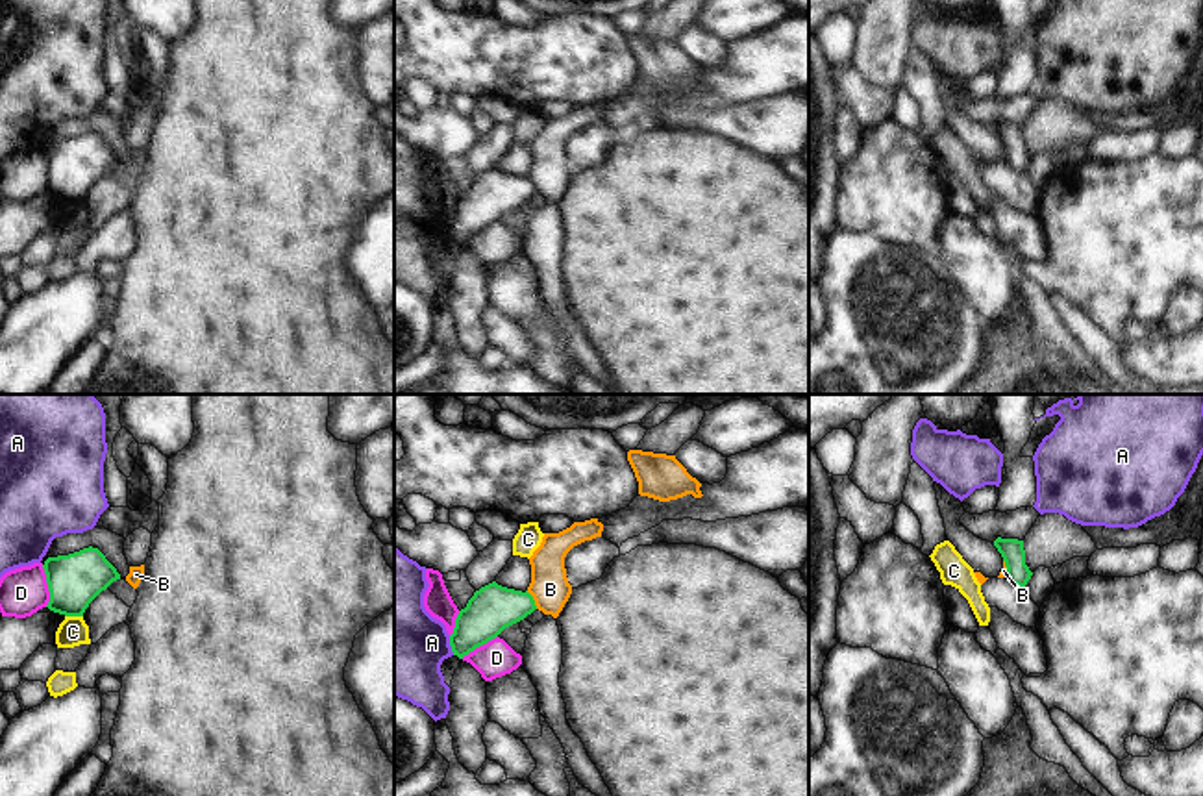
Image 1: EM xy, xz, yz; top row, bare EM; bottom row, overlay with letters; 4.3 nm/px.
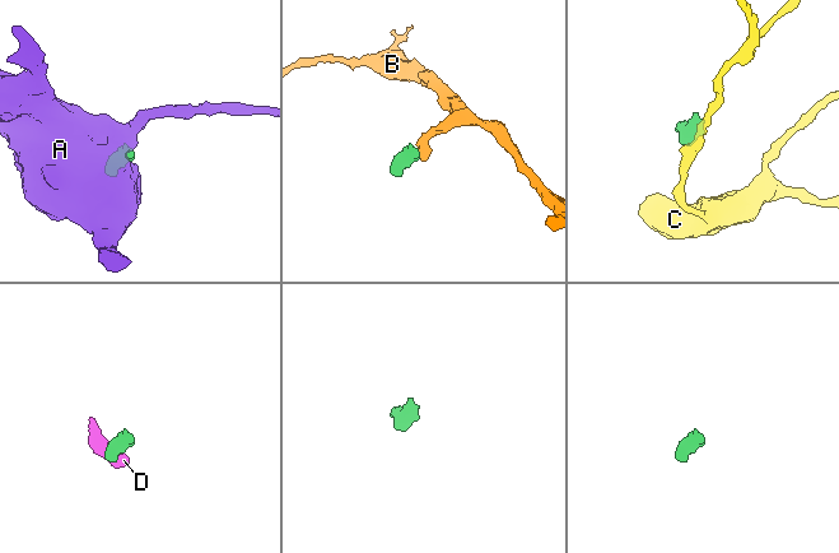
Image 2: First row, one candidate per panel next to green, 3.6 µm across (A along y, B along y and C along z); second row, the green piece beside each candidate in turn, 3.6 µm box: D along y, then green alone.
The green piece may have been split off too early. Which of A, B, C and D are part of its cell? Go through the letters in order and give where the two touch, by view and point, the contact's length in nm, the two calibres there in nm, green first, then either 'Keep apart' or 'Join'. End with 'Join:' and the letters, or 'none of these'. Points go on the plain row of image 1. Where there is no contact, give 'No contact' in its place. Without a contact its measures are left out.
A: Touches green at xz (450, 230). Shared border 90 nm. Thickness 200 nm (green) against 420 nm. Keep apart
B: Touches green at xz (533, 186). Shared border 90 nm. Thickness 200 nm (green) against 170 nm. Keep apart
C: Touches green at xy (74, 200). Shared border 80 nm. Thickness 240 nm (green) against 130 nm. Keep apart
D: Touches green at xy (49, 171). Shared border 190 nm. Thickness 240 nm (green) against 200 nm. Keep apart
Join: none of these

